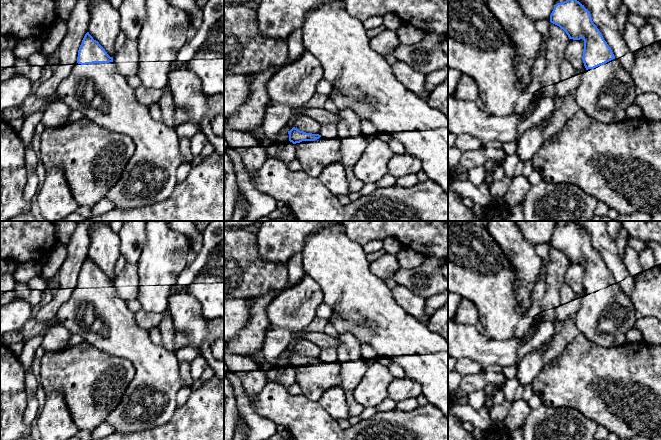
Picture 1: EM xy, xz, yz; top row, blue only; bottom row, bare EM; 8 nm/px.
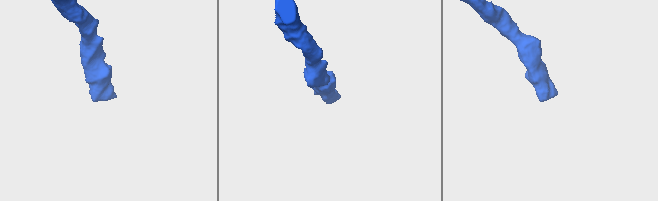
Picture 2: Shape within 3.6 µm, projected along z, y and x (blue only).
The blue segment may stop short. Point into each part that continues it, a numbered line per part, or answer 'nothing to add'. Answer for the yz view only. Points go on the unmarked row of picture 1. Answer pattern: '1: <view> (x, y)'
1: yz (608, 312)

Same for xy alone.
1: xy (98, 314)

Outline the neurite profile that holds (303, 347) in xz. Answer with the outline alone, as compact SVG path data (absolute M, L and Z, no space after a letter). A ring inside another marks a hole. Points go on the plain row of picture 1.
M300 338L296 341L293 351L300 355L312 358L319 358L321 354L321 348L318 345L304 338Z

